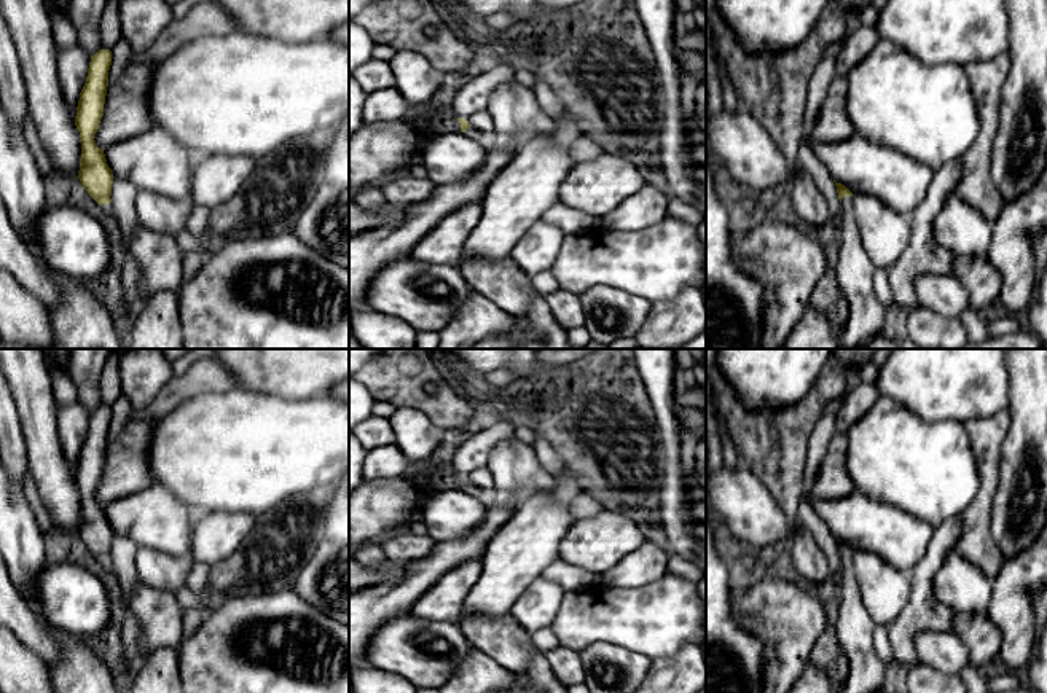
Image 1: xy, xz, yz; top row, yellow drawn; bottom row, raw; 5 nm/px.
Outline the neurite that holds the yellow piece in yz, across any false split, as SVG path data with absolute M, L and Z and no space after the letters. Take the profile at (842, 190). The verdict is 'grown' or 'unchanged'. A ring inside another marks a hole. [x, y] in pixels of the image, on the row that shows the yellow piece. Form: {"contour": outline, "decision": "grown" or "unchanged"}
{"contour": "M835 182L835 186L841 206L841 247L837 280L849 304L848 325L841 341L846 349L856 349L869 335L883 330L886 307L878 301L873 290L876 268L861 241L861 231L854 218L853 193L841 183Z", "decision": "grown"}

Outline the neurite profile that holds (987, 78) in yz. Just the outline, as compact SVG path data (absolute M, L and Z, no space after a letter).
M1004 53L991 61L963 65L980 118L980 134L959 158L963 178L958 196L982 213L991 225L999 218L1006 202L991 180L991 151L999 127L1001 91L1006 84L1012 59Z

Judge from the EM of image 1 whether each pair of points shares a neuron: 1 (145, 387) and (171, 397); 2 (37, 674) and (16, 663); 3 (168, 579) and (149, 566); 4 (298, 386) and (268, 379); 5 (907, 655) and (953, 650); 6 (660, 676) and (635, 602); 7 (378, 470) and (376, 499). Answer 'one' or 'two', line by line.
1: two
2: one
3: one
4: one
5: two
6: two
7: two

